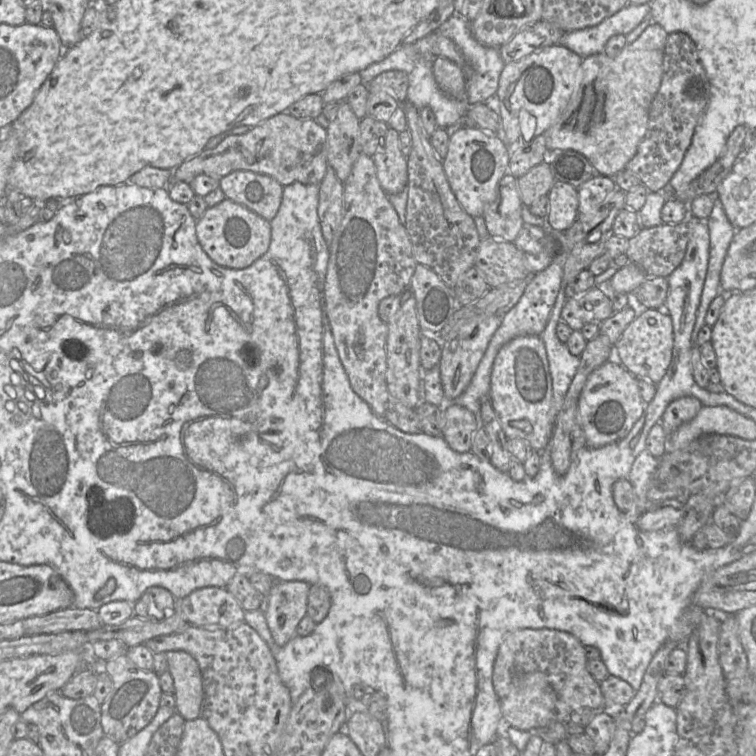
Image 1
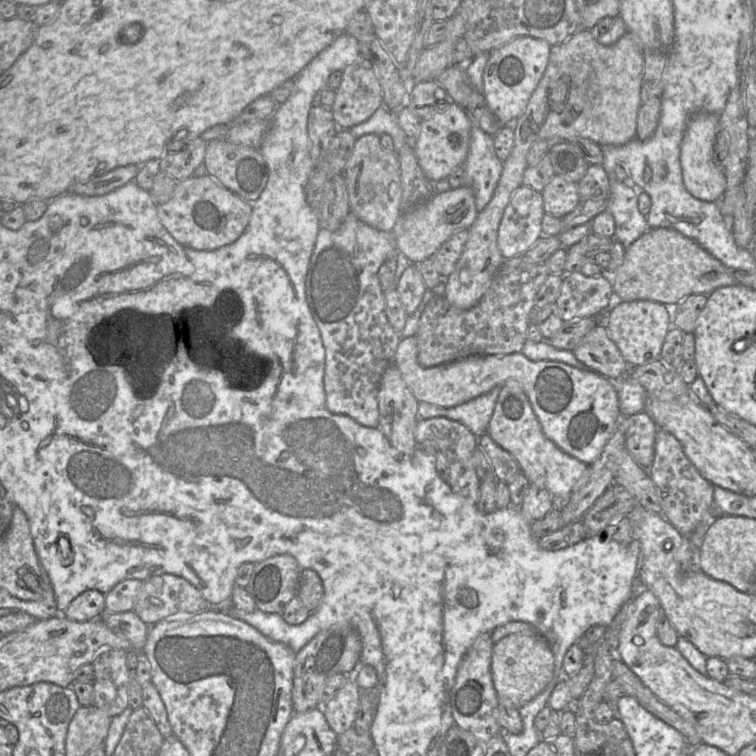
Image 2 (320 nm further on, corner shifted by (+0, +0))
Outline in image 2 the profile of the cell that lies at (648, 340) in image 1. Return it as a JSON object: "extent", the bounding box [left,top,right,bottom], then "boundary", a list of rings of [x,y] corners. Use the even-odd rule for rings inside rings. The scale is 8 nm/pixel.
{"extent":[605,300,672,366],"boundary":[[[650,300],[621,302],[607,313],[605,327],[630,366],[651,363],[661,358],[661,349],[668,330],[672,327],[664,304]]]}

